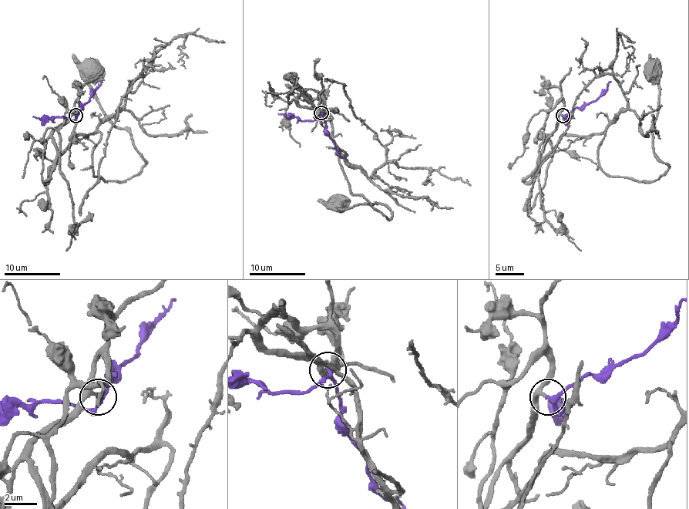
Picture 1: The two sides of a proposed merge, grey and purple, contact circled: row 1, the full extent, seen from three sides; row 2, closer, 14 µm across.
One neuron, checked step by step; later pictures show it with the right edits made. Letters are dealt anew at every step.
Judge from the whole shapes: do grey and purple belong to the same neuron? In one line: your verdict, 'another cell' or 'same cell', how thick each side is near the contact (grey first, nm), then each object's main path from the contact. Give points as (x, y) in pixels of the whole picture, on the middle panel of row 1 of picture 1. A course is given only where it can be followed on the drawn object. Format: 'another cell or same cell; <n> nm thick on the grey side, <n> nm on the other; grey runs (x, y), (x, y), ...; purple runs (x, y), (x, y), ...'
same cell; 200 nm thick on the grey side, 200 nm on the other; grey runs (321, 112), (297, 102), (301, 91), (330, 119), (350, 190), (391, 213), (335, 200); purple runs (321, 112), (325, 123), (325, 133), (334, 143), (337, 153), (348, 162)

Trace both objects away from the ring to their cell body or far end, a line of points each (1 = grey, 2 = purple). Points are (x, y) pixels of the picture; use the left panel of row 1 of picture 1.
1: (75, 116), (52, 134), (58, 156), (100, 133), (92, 173), (141, 169), (90, 72)
2: (75, 116), (89, 100), (92, 92), (102, 82)

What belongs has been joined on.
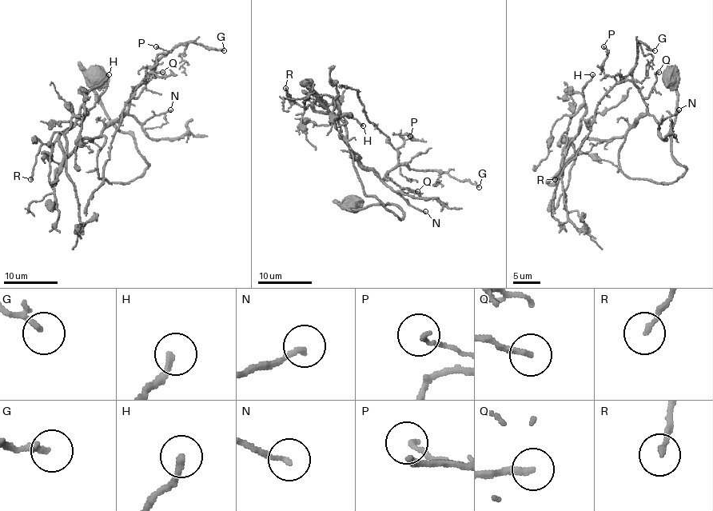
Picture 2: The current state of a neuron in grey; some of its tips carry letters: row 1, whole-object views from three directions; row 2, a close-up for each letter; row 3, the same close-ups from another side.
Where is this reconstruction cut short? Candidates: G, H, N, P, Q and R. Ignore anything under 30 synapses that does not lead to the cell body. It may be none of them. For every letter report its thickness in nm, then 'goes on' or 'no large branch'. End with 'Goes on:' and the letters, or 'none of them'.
G: 130 nm thick; no large branch
H: 200 nm thick; goes on
N: 160 nm thick; no large branch
P: 140 nm thick; no large branch
Q: 180 nm thick; no large branch
R: 170 nm thick; no large branch
Goes on: H

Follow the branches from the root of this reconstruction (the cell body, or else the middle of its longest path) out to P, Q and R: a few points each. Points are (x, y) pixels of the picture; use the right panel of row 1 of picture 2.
P: (667, 78), (671, 153), (685, 171), (629, 178), (618, 149), (646, 105), (631, 81), (604, 73), (603, 46)
Q: (667, 78), (677, 96), (671, 153), (685, 171), (671, 182), (629, 178), (618, 149), (646, 112), (659, 72)
R: (667, 78), (677, 179), (629, 178), (625, 137), (586, 139), (565, 159), (571, 141), (555, 179)

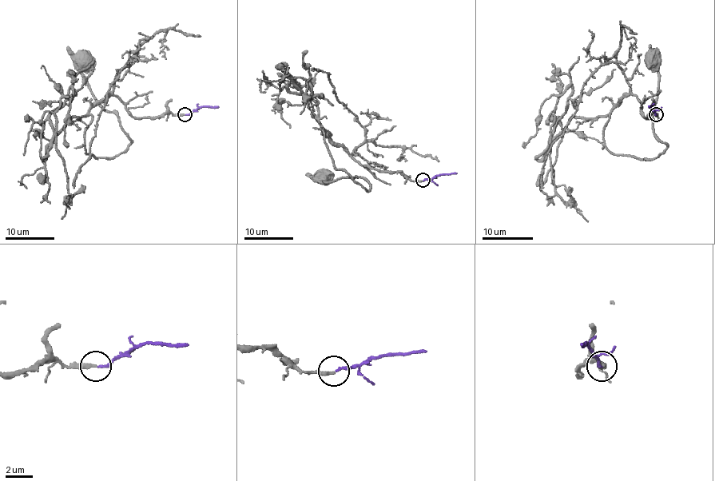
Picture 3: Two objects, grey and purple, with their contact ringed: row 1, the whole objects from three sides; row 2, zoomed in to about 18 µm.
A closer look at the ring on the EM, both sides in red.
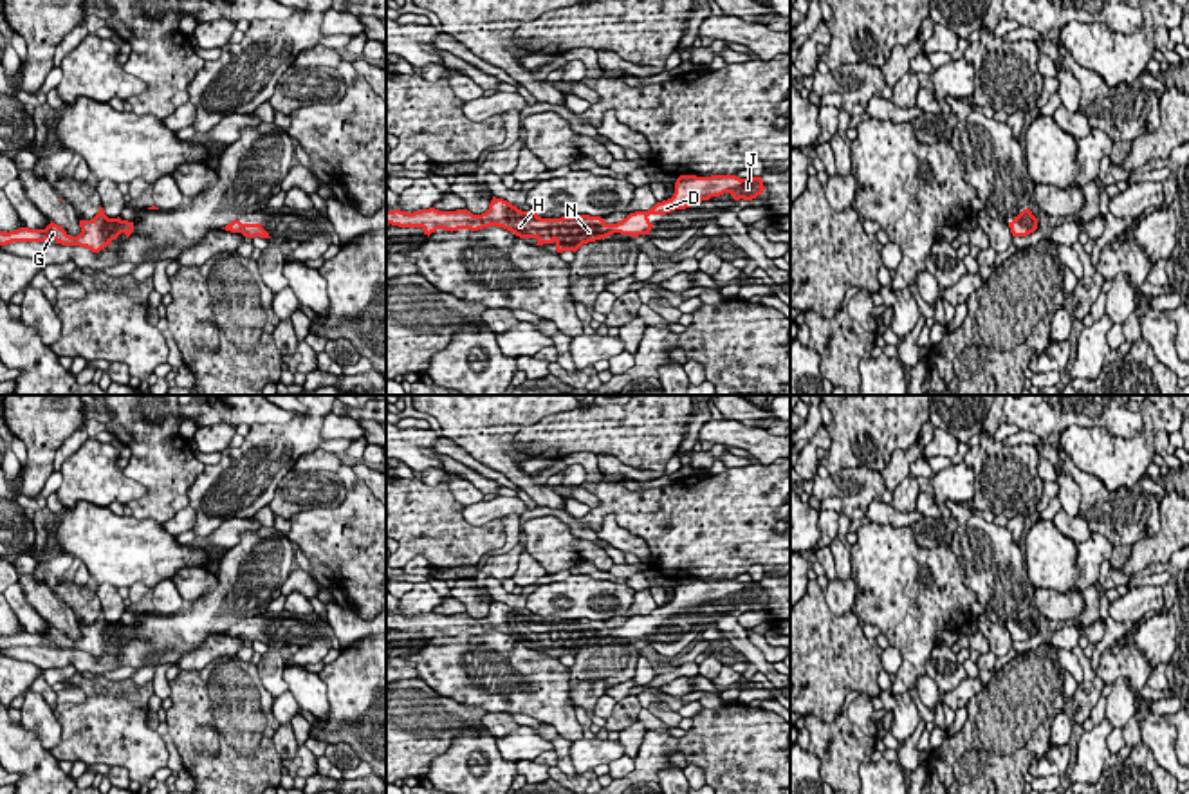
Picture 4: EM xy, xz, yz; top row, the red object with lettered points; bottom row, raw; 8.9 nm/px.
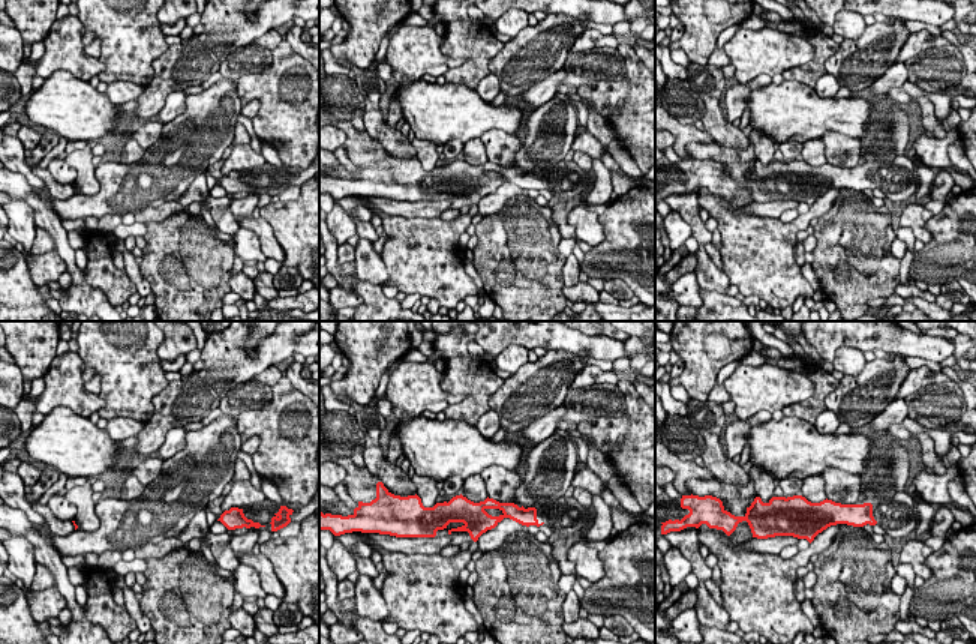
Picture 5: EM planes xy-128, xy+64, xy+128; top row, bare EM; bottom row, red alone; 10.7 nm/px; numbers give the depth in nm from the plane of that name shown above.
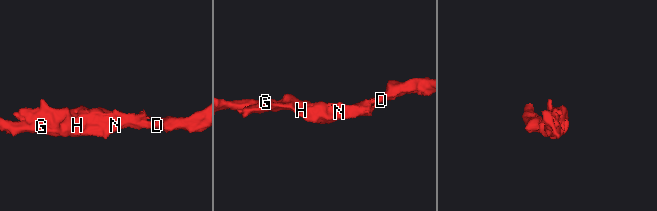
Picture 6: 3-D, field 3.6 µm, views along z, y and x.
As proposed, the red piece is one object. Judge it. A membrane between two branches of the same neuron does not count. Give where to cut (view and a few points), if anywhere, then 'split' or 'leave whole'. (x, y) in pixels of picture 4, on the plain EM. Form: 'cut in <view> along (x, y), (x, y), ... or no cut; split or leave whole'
no cut; leave whole

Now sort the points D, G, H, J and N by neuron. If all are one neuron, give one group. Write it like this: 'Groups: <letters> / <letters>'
Groups: D G H J N

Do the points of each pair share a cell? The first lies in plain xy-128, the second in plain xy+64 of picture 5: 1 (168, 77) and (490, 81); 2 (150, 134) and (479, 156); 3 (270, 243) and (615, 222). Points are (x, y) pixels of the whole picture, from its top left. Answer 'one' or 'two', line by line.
1: two
2: two
3: two

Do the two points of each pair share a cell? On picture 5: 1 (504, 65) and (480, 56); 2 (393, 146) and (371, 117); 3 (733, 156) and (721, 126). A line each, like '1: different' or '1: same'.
1: different
2: same
3: different

